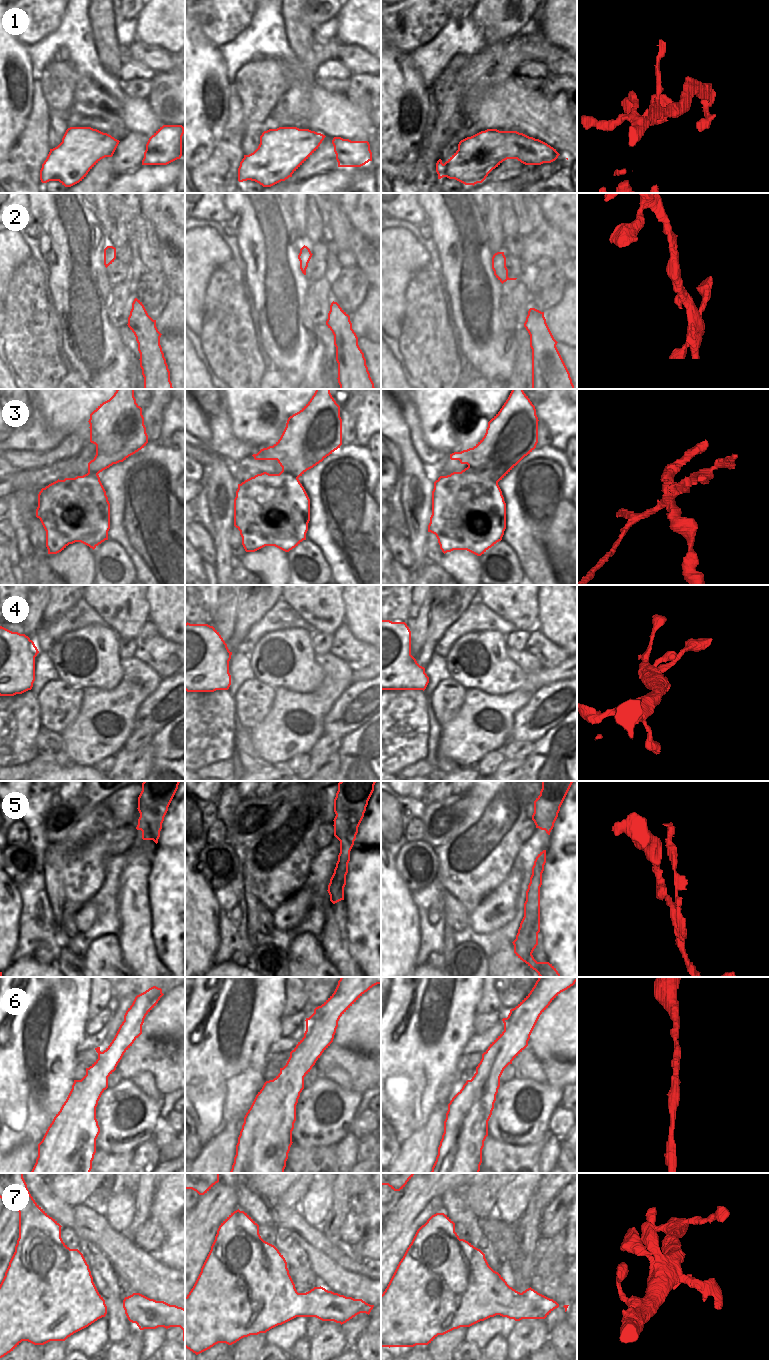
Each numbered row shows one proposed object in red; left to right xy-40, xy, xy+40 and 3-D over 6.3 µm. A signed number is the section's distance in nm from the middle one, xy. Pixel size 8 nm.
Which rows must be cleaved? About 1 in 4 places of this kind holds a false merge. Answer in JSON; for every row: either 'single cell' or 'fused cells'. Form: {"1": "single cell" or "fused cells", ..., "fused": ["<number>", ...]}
{"1": "single cell", "2": "single cell", "3": "fused cells", "4": "single cell", "5": "single cell", "6": "single cell", "7": "single cell", "fused": ["3"]}

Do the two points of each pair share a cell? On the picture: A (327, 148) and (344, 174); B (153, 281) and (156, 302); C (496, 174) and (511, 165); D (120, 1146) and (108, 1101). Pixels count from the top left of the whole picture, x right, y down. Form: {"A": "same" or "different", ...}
{"A": "different", "B": "same", "C": "same", "D": "same"}

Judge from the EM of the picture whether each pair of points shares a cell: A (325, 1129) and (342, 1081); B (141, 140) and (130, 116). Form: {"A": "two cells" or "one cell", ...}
{"A": "two cells", "B": "two cells"}

